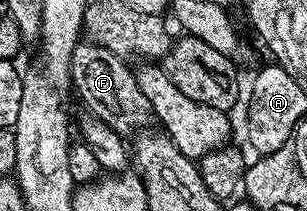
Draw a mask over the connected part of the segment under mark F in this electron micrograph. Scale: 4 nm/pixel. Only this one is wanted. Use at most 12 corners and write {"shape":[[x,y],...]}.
{"shape":[[92,42],[71,54],[84,111],[123,138],[155,117],[134,69]]}

